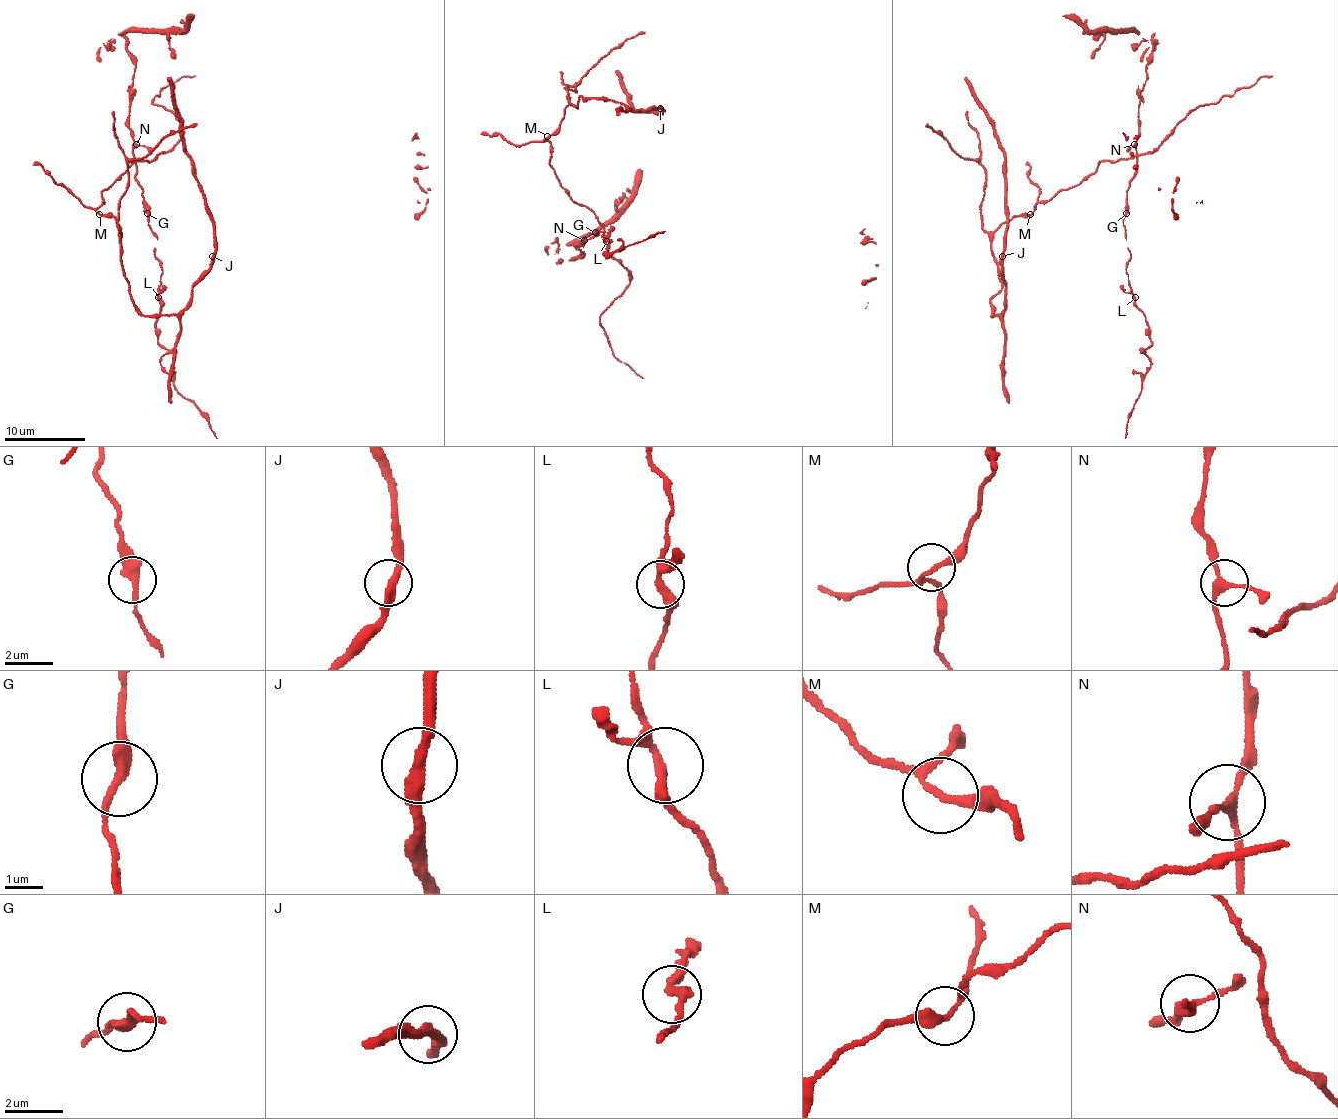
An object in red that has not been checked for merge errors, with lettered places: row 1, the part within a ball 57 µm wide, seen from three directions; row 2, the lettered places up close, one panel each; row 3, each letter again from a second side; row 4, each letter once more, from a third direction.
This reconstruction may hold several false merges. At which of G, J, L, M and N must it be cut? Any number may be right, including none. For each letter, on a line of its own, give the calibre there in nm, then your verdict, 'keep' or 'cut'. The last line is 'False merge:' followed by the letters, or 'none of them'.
G: 360 nm thick; keep
J: 320 nm thick; keep
L: 240 nm thick; keep
M: 150 nm thick; keep
N: 200 nm thick; keep
False merge: none of them

